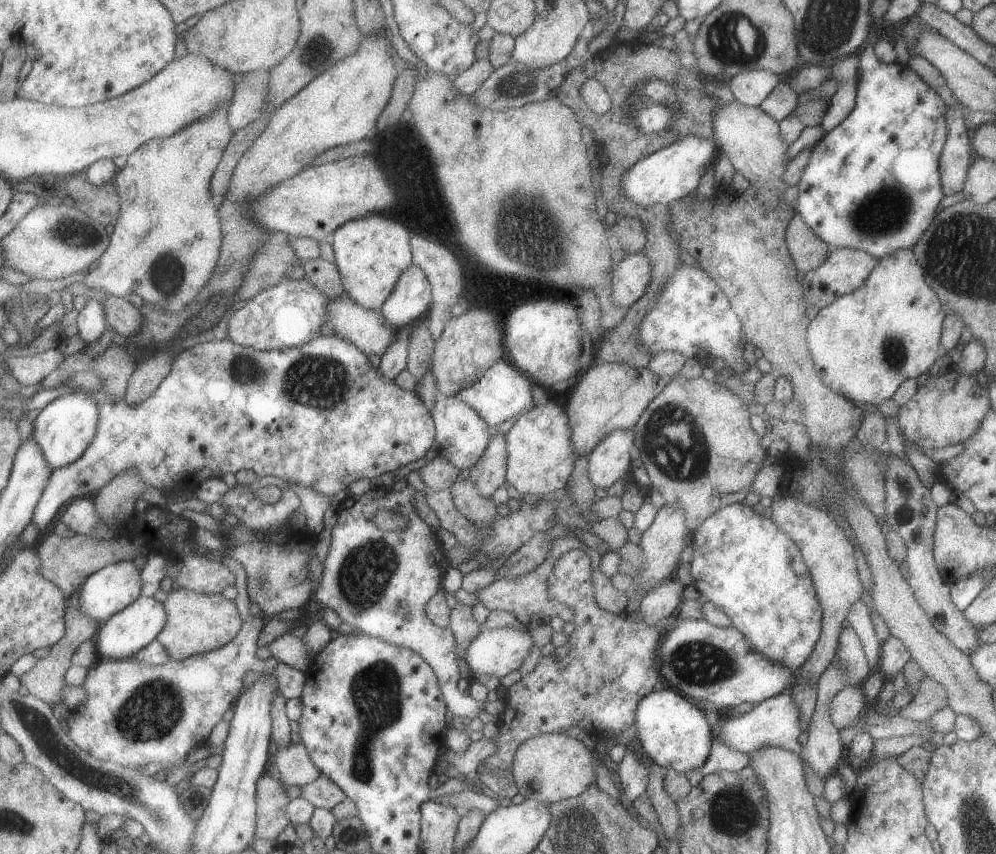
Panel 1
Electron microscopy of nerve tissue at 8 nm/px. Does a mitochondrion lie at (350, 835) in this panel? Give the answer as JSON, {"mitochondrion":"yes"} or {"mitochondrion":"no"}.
{"mitochondrion":"yes"}

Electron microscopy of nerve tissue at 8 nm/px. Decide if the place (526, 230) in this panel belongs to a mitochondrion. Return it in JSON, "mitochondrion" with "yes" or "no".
{"mitochondrion":"yes"}

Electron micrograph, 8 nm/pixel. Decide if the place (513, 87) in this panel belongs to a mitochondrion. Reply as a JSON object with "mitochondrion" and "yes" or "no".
{"mitochondrion":"yes"}

